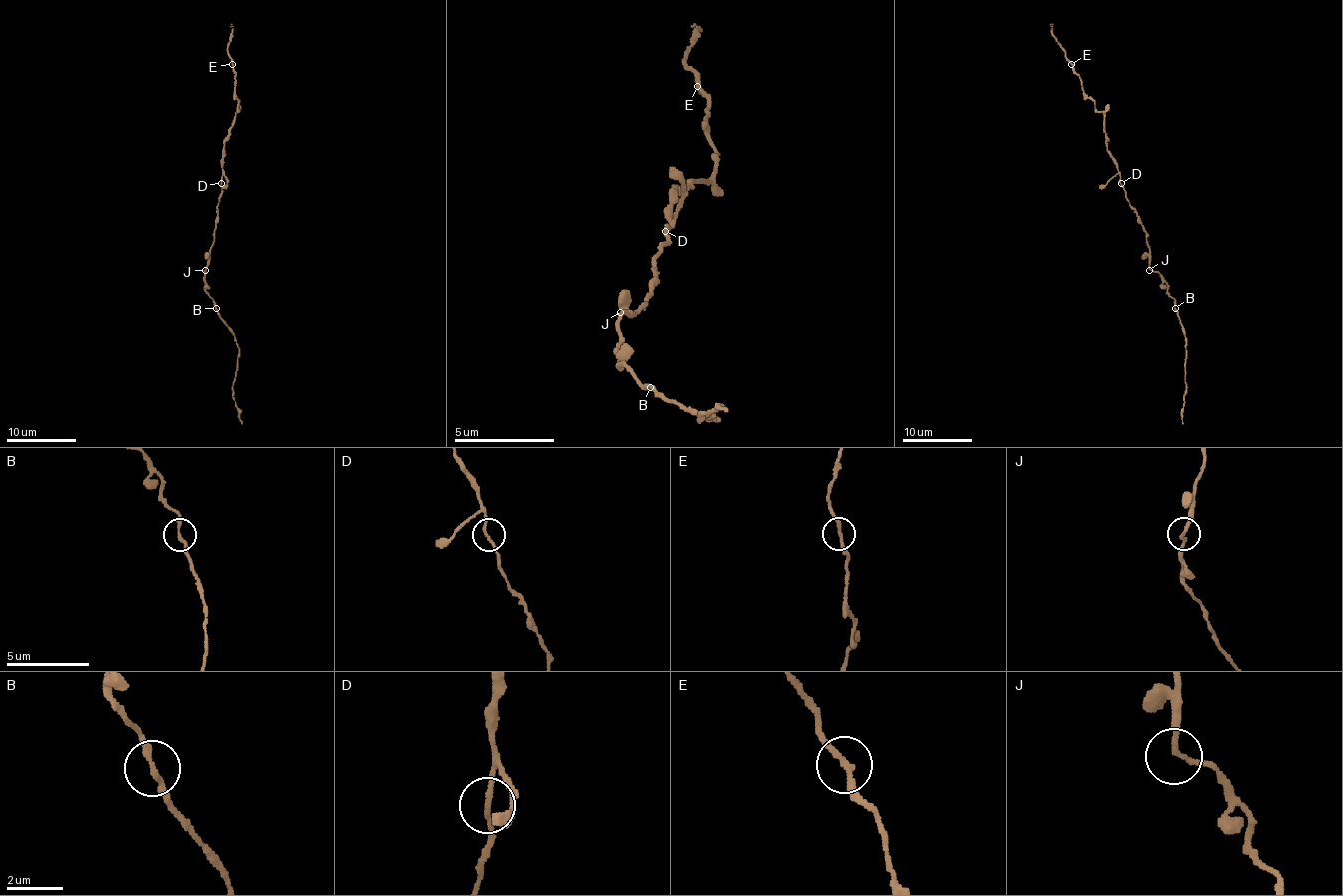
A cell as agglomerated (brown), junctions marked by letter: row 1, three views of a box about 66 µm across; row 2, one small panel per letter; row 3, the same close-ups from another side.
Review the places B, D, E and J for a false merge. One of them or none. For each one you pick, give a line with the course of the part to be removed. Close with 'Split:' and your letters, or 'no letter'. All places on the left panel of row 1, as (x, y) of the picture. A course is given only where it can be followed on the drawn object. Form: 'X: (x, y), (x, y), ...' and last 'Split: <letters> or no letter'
Split: no letter

